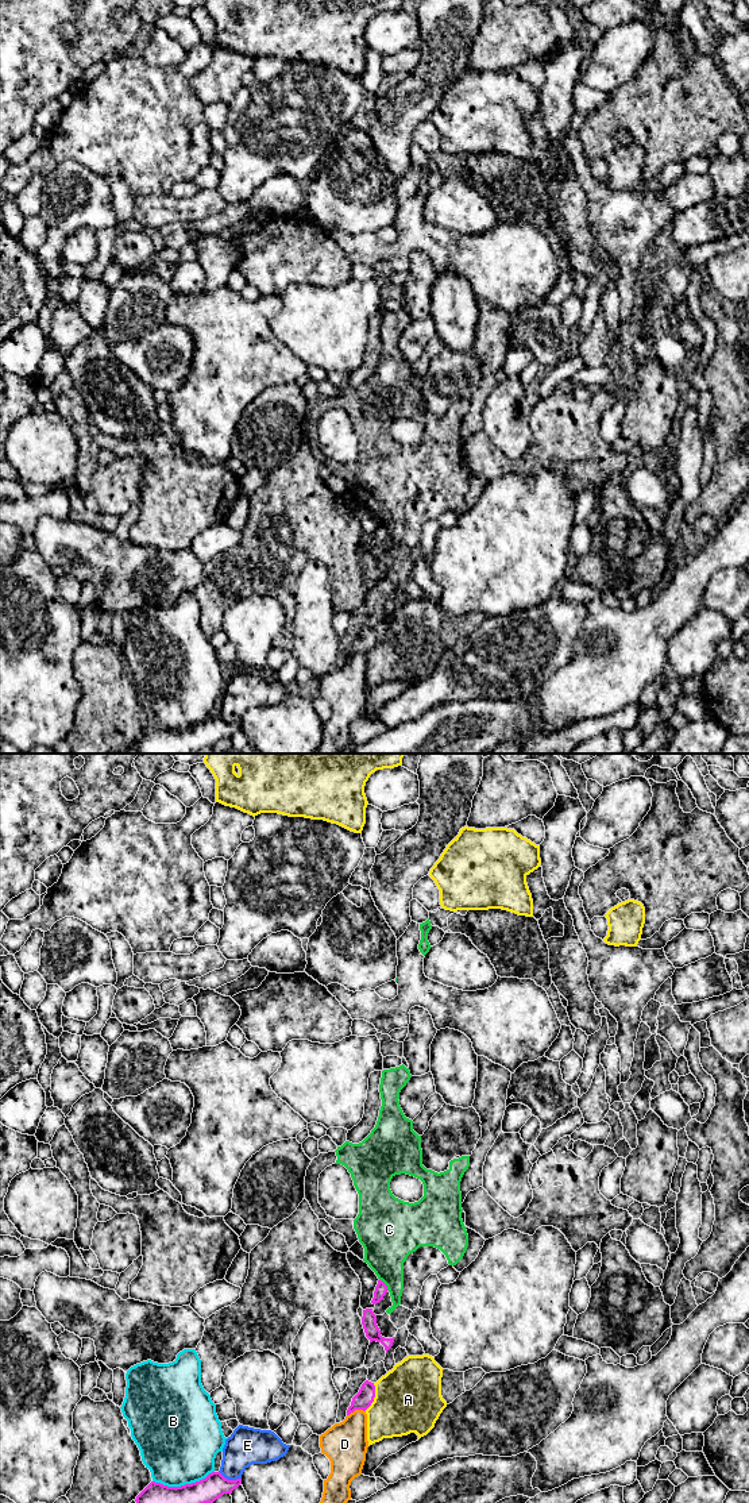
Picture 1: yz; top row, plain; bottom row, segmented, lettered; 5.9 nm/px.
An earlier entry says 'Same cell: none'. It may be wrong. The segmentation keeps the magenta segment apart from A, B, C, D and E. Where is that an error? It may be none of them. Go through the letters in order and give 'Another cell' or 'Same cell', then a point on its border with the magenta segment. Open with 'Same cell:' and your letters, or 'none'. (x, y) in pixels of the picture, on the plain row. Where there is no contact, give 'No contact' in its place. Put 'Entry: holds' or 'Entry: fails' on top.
Entry: holds
Same cell: none
A: Another cell. Touches magenta at yz (374, 640)
B: Another cell. Touches magenta at yz (182, 729)
C: Another cell. Touches magenta at yz (385, 528)
D: Another cell. Touches magenta at yz (355, 652)
E: Another cell. Touches magenta at yz (230, 724)

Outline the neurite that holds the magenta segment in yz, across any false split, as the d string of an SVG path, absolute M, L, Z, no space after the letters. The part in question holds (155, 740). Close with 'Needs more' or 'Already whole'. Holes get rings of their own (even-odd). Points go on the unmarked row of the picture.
M212 716L200 725L181 731L151 725L135 745L139 754L193 754L213 747L224 737L232 737L240 728L242 722L228 724L220 716Z. Already whole

